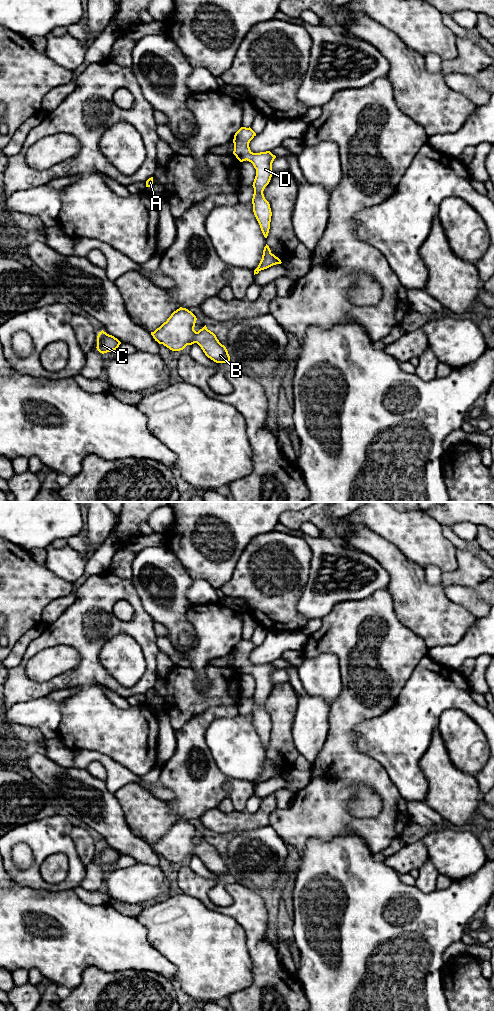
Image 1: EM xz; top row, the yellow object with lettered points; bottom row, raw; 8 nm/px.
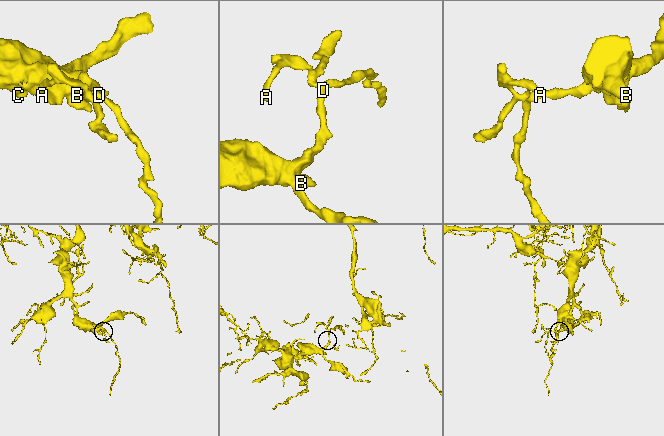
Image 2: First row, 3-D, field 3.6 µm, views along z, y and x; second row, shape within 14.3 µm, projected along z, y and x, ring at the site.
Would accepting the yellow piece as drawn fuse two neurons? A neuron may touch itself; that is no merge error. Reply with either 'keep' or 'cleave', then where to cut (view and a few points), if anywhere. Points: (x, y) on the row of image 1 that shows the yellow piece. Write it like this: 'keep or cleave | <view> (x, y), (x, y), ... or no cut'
keep | no cut

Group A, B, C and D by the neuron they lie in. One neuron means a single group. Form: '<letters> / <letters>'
A B C D

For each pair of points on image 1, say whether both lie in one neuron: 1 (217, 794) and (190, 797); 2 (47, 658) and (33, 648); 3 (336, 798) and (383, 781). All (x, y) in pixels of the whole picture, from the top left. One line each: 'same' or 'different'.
1: same
2: different
3: same

